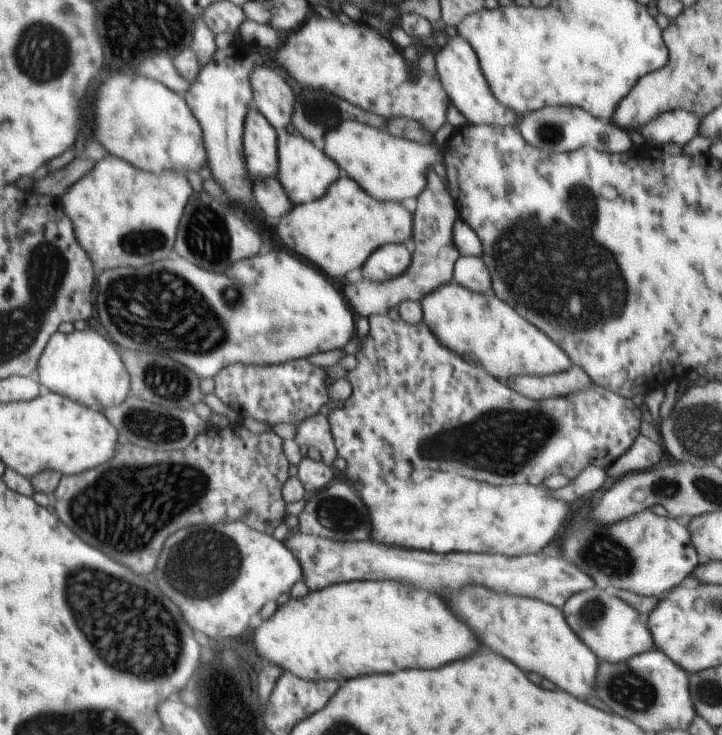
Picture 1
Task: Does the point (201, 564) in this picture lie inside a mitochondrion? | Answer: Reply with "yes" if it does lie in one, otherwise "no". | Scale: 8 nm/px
yes

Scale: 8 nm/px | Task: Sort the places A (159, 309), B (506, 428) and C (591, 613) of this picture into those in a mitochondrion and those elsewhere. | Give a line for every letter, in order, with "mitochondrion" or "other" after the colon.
A: mitochondrion
B: mitochondrion
C: mitochondrion

